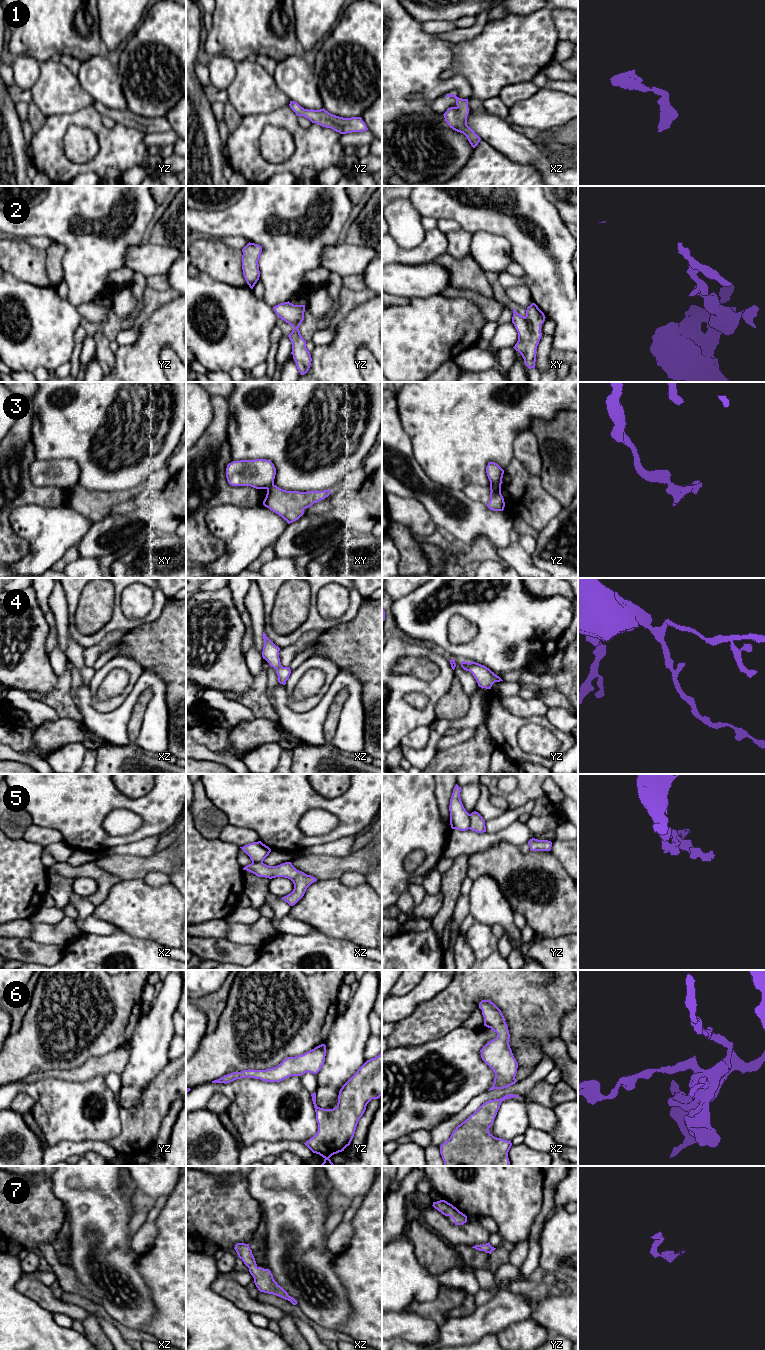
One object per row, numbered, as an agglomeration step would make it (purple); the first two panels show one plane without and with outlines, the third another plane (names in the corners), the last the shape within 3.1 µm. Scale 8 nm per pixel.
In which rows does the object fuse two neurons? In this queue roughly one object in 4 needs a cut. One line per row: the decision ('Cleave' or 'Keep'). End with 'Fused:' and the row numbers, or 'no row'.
1: Keep
2: Keep
3: Cleave
4: Keep
5: Cleave
6: Keep
7: Keep
Fused: 3, 5

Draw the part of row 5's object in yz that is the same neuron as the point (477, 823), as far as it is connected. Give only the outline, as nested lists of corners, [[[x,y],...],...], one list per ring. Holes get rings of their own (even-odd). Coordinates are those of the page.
[[[476,811],[470,814],[470,830],[483,833],[486,832],[485,820],[483,817]]]

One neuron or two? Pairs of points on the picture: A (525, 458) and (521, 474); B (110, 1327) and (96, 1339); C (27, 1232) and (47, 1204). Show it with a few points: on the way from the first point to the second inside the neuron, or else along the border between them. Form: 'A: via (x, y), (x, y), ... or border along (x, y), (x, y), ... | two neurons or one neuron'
A: border along (514, 457), (530, 473), (538, 476) | two neurons
B: border along (90, 1312), (96, 1317), (103, 1331), (110, 1339) | two neurons
C: via (30, 1225), (30, 1221), (40, 1211) | one neuron

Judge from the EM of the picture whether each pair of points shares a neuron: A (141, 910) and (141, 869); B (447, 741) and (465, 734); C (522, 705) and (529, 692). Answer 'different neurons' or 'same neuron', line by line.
A: different neurons
B: same neuron
C: different neurons

